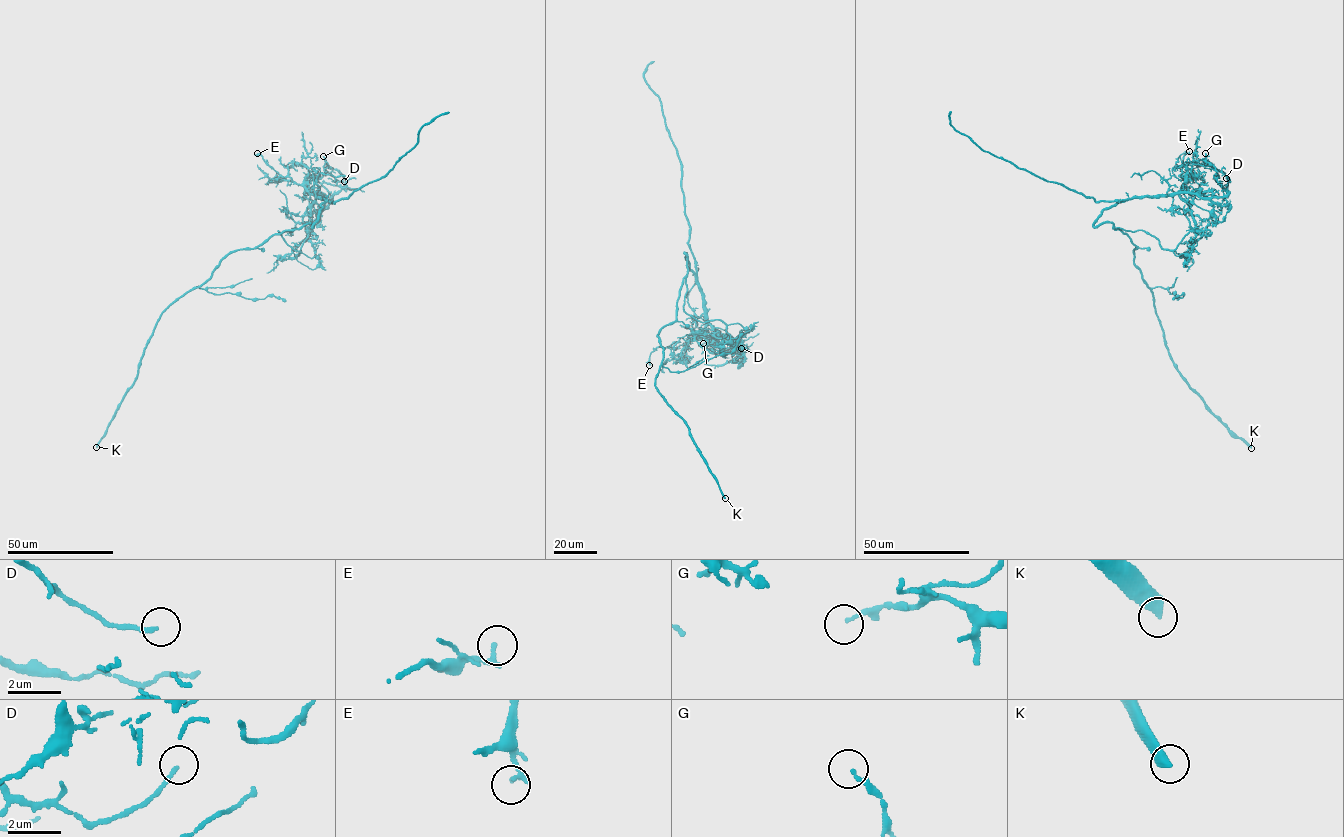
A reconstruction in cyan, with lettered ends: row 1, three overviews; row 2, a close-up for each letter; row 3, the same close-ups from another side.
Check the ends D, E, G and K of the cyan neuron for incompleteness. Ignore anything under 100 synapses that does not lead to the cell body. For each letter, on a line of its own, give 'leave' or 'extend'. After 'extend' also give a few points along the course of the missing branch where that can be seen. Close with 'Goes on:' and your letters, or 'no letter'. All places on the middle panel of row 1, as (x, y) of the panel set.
D: leave
E: leave
G: leave
K: extend
Goes on: K

